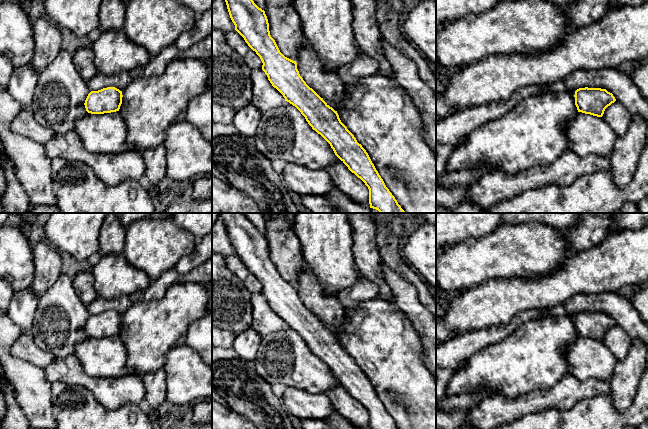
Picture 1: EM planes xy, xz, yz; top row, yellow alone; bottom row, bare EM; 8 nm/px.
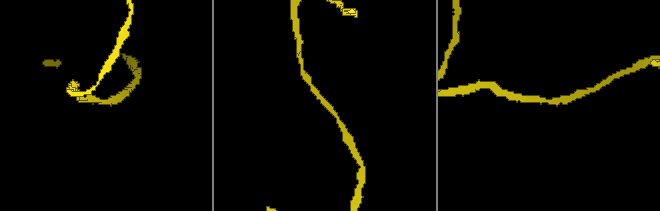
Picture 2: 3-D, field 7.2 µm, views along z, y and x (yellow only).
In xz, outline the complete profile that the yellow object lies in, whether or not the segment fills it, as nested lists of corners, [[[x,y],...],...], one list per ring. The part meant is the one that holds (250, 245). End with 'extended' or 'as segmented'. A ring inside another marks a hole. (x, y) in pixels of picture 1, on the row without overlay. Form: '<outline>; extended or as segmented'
[[[220,213],[235,254],[244,262],[248,270],[260,281],[262,294],[268,304],[285,322],[305,341],[308,348],[320,358],[331,370],[335,379],[360,402],[369,413],[370,429],[399,429],[395,421],[386,411],[376,394],[368,377],[359,368],[354,359],[341,346],[337,335],[330,331],[312,312],[310,312],[297,293],[296,285],[285,281],[271,261],[269,247],[265,235],[259,232],[243,213]]]; as segmented

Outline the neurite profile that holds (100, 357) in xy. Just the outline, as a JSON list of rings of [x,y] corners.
[[[119,335],[87,337],[76,345],[74,354],[92,377],[118,378],[135,373],[127,366],[128,352]]]

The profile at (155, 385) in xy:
[[[185,343],[167,352],[162,369],[141,378],[150,408],[157,408],[166,400],[191,406],[212,397],[212,367]]]

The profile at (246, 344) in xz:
[[[251,327],[236,335],[233,349],[238,359],[244,362],[254,361],[261,343],[261,336]]]

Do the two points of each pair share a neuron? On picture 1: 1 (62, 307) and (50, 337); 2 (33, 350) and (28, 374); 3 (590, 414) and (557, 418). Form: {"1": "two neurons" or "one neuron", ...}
{"1": "one neuron", "2": "two neurons", "3": "one neuron"}

